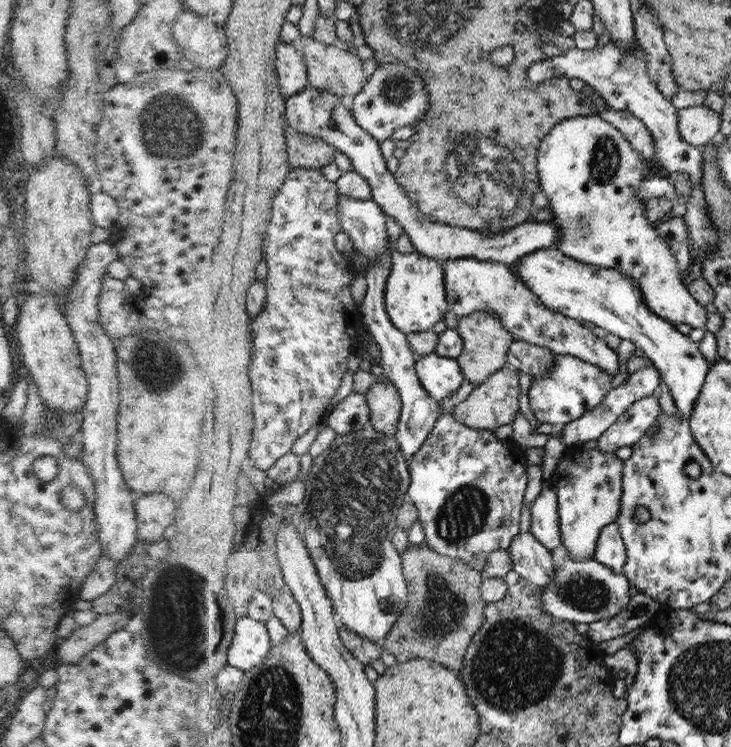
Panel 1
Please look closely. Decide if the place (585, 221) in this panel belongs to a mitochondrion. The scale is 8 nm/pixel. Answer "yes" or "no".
yes

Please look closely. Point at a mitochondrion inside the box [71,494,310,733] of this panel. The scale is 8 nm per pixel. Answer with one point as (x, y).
(195, 634)

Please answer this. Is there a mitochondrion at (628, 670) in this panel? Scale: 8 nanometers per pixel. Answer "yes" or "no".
no

